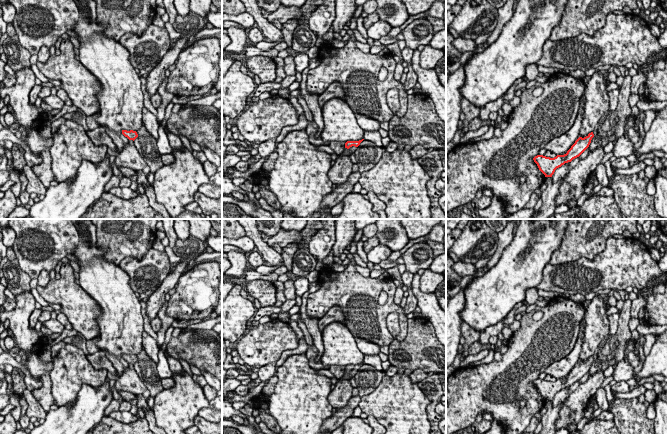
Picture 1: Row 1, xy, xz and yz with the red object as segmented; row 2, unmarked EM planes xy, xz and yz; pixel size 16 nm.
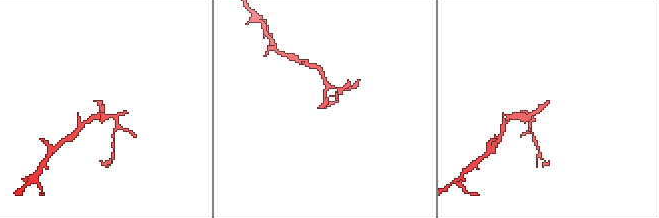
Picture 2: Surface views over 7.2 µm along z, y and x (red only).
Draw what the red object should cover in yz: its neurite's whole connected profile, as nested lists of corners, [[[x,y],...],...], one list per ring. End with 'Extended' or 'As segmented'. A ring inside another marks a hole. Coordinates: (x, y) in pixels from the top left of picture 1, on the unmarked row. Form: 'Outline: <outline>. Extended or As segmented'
Outline: [[[593,356],[584,362],[579,361],[564,379],[557,379],[554,382],[537,379],[533,384],[545,401],[552,401],[557,392],[579,381],[589,371],[593,361]]]. As segmented

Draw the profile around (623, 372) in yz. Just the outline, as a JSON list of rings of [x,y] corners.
[[[623,358],[618,362],[616,368],[613,371],[613,379],[616,382],[628,381],[632,378],[634,368],[629,364],[629,362]]]

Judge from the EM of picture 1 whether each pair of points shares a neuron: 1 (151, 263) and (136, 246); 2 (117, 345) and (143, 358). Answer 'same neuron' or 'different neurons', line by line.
1: different neurons
2: different neurons

